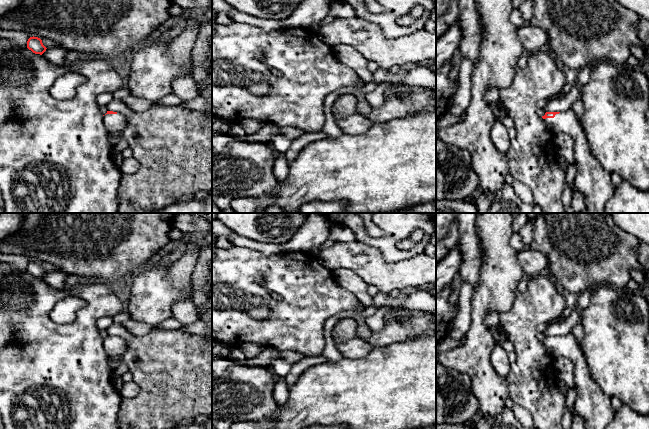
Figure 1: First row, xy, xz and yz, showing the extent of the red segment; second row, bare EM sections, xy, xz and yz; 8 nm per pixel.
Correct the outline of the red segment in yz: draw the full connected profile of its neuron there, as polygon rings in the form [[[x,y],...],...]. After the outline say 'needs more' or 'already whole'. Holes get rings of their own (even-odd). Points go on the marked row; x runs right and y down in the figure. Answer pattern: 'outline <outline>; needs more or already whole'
outline [[[568,109],[561,112],[546,112],[542,118],[553,133],[567,133],[574,139],[577,173],[573,183],[585,196],[588,213],[605,213],[605,206],[613,196],[615,188],[611,174],[605,171],[590,153],[580,117]]]; needs more

